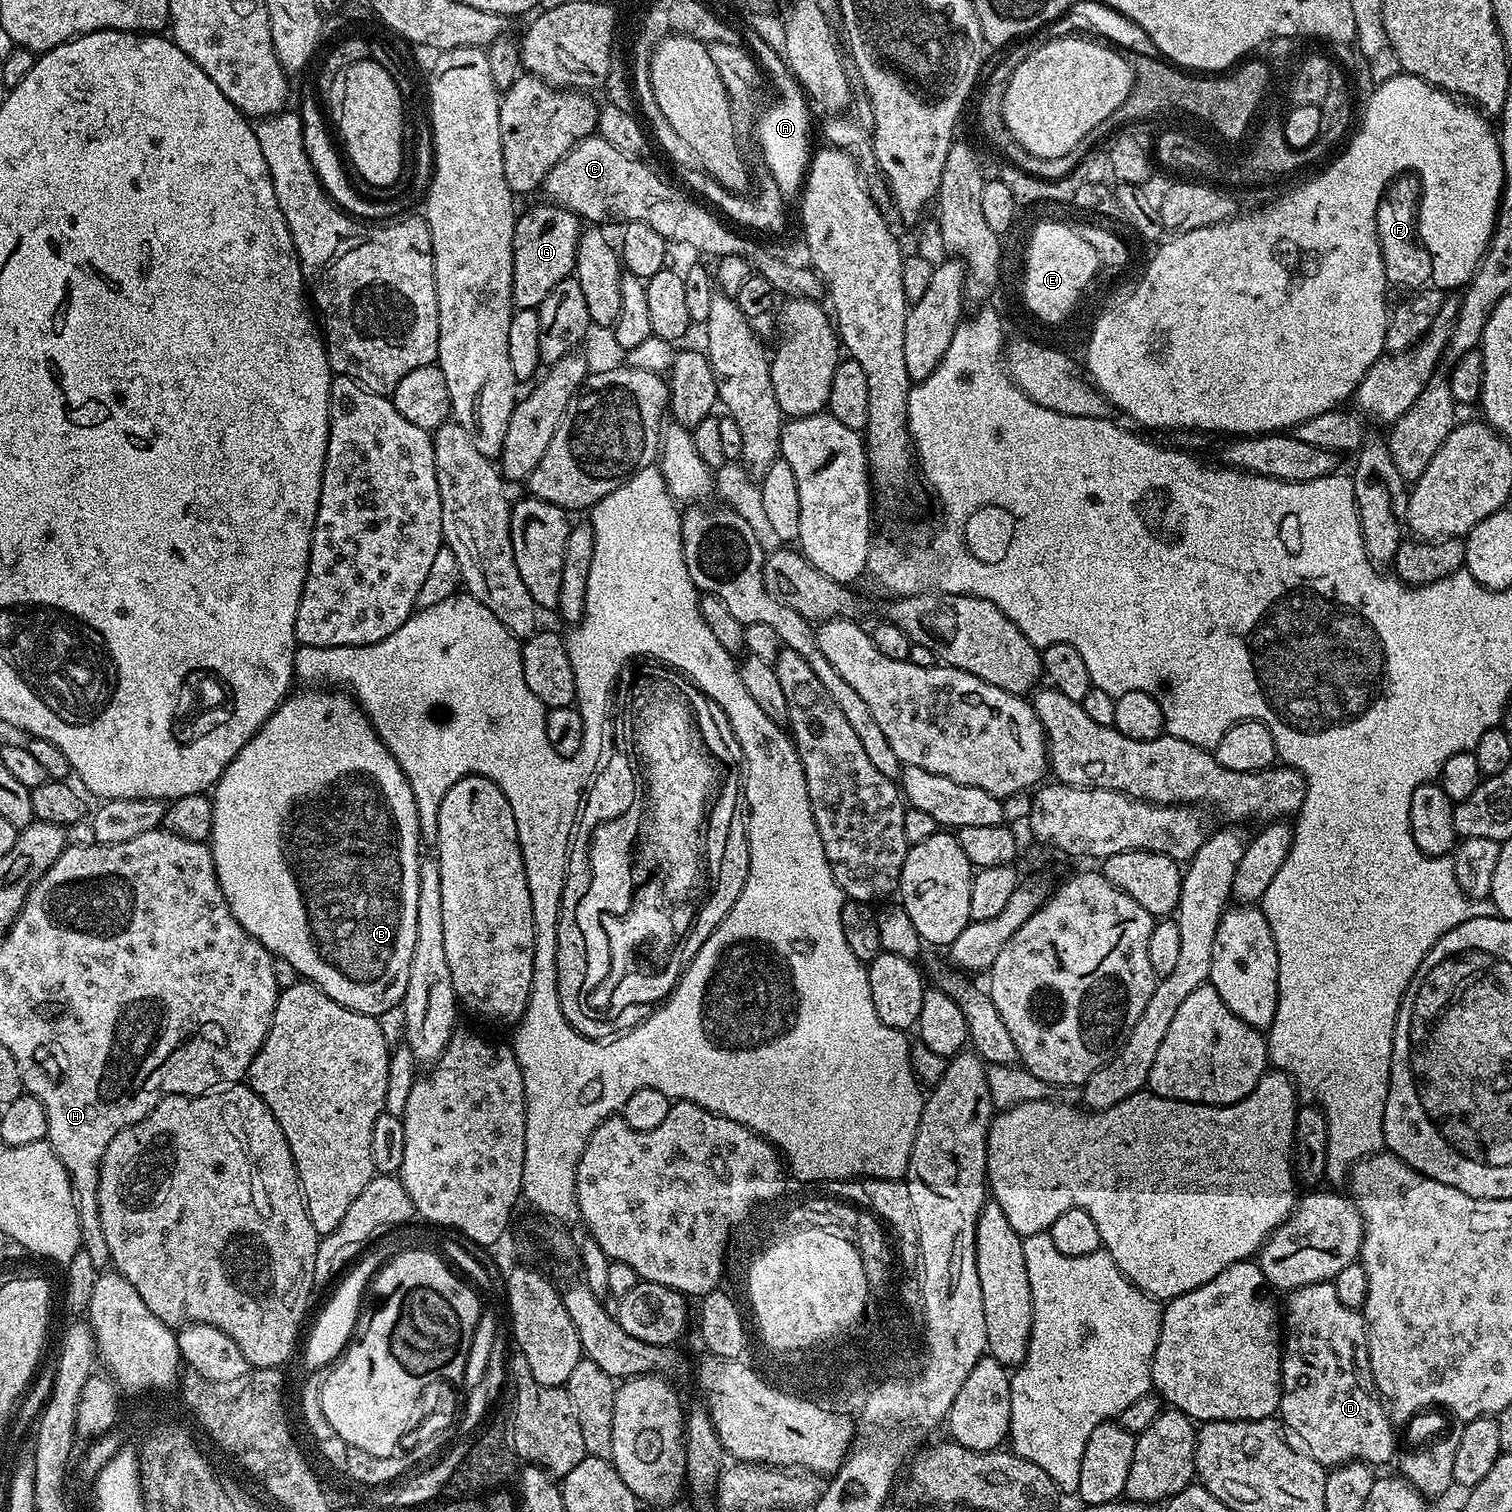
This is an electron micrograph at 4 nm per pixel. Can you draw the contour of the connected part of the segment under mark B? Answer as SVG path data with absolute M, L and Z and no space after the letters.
M304 690L293 691L276 708L274 714L238 750L238 754L226 766L220 780L210 792L214 818L210 847L216 877L222 886L222 894L238 922L273 957L285 959L294 966L300 978L316 985L327 996L334 998L342 1006L358 1014L384 1018L391 1008L401 1007L406 994L406 981L410 978L410 958L414 958L414 938L418 930L418 866L422 859L418 822L418 810L410 782L402 774L402 766L390 754L388 747L380 740L380 735L372 728L363 708L347 691Z

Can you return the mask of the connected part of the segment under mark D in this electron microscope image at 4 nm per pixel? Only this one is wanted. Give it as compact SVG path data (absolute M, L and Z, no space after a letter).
M1331 1282L1323 1284L1307 1284L1301 1288L1293 1288L1287 1293L1288 1305L1282 1308L1282 1355L1280 1358L1280 1407L1278 1409L1279 1419L1283 1427L1293 1432L1302 1443L1305 1444L1307 1455L1312 1456L1320 1464L1325 1466L1339 1466L1353 1462L1363 1462L1369 1466L1384 1464L1388 1459L1395 1457L1398 1452L1396 1448L1396 1436L1392 1433L1394 1427L1390 1419L1390 1413L1382 1403L1382 1397L1376 1390L1376 1383L1372 1377L1372 1371L1368 1365L1368 1326L1364 1322L1363 1315L1355 1308L1342 1306L1338 1302L1338 1294Z

